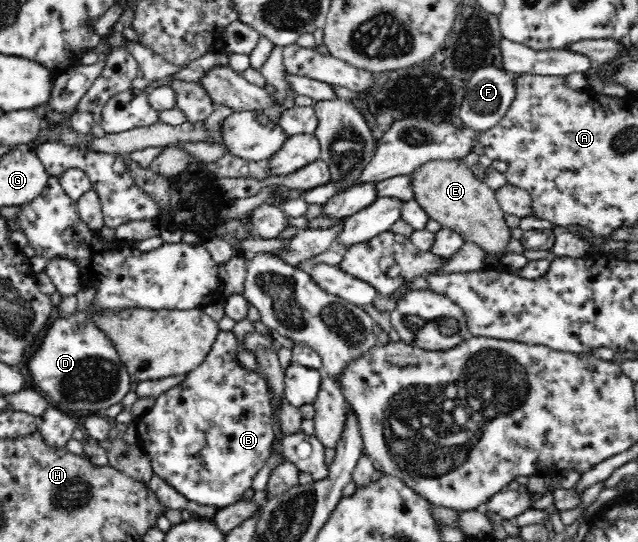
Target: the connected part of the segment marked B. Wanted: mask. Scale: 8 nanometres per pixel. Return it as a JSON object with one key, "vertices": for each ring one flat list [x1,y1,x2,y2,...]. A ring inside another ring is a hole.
{"vertices":[[220,331,205,361,185,374,185,379,176,387,159,395,153,408,134,420,137,443,147,454,153,471,189,502,212,505,217,509,233,505,243,498,243,493,251,488,252,479,269,459,275,441,271,420,271,385,267,385,263,374,239,366,237,353,234,334]]}

